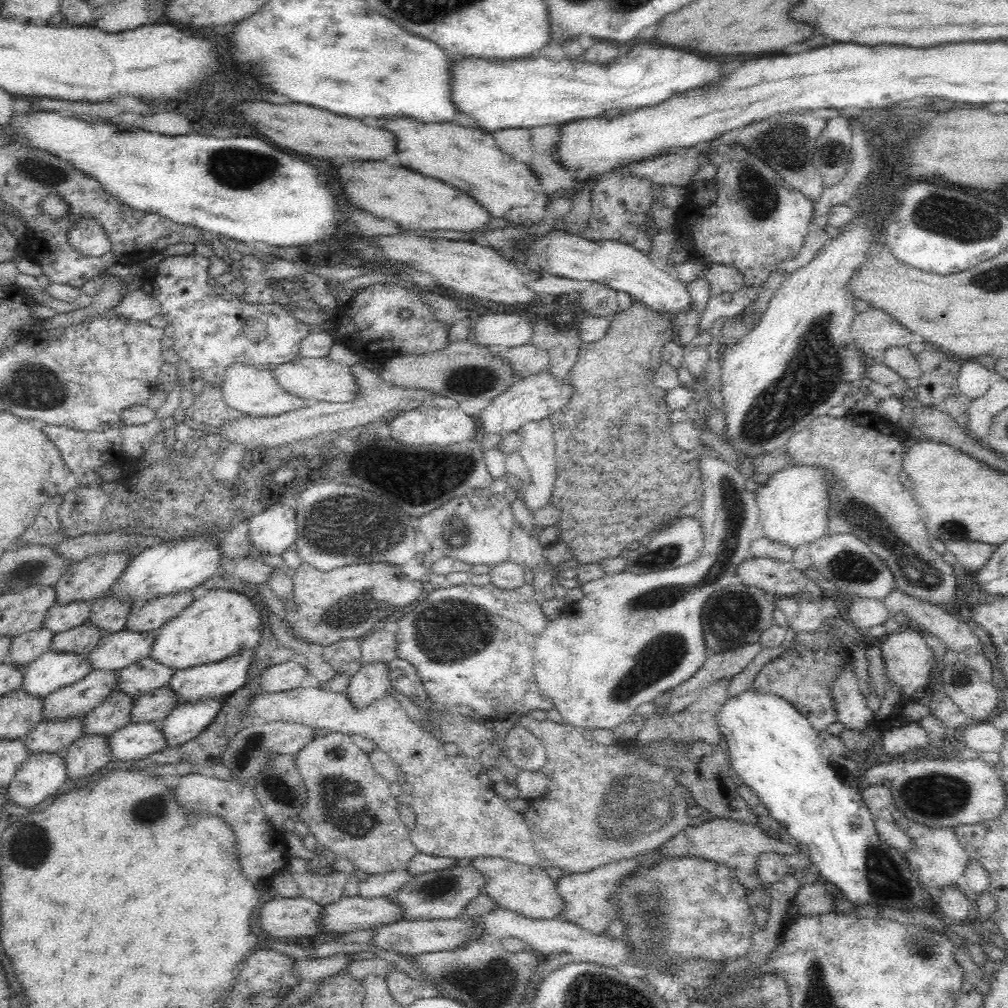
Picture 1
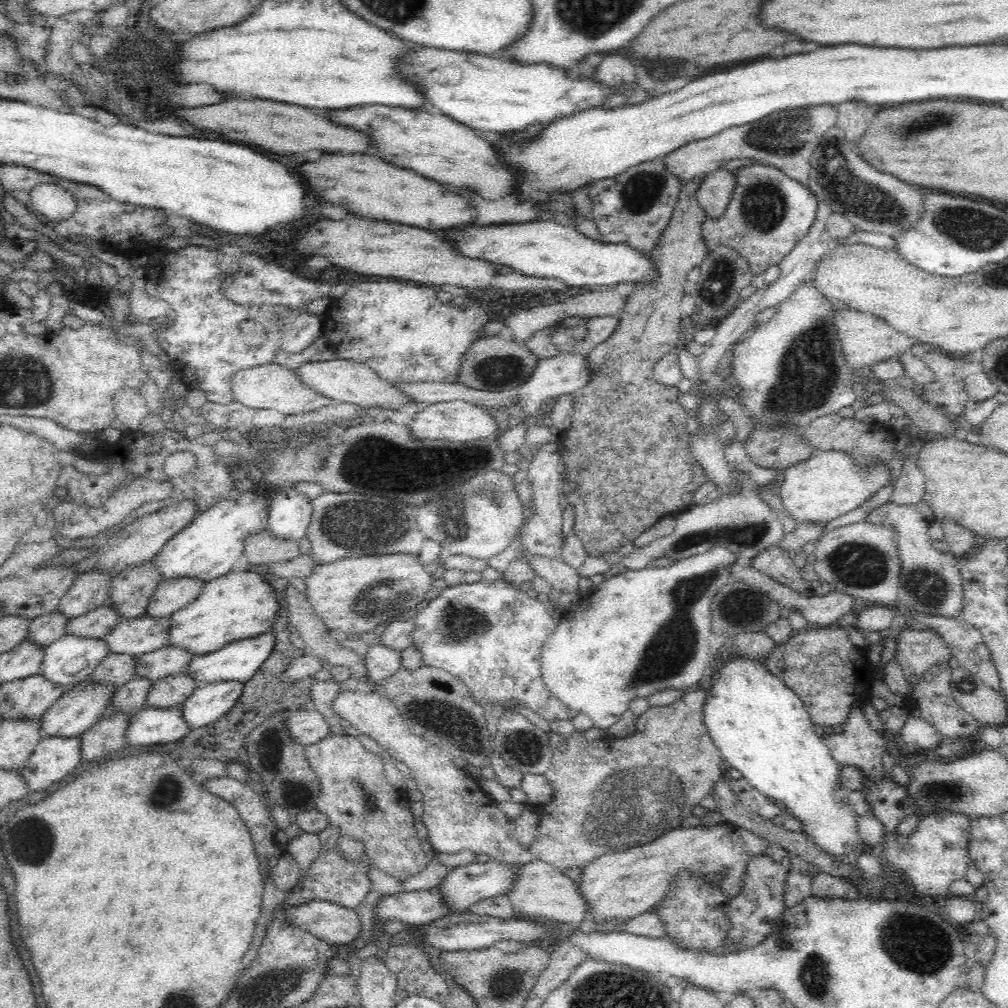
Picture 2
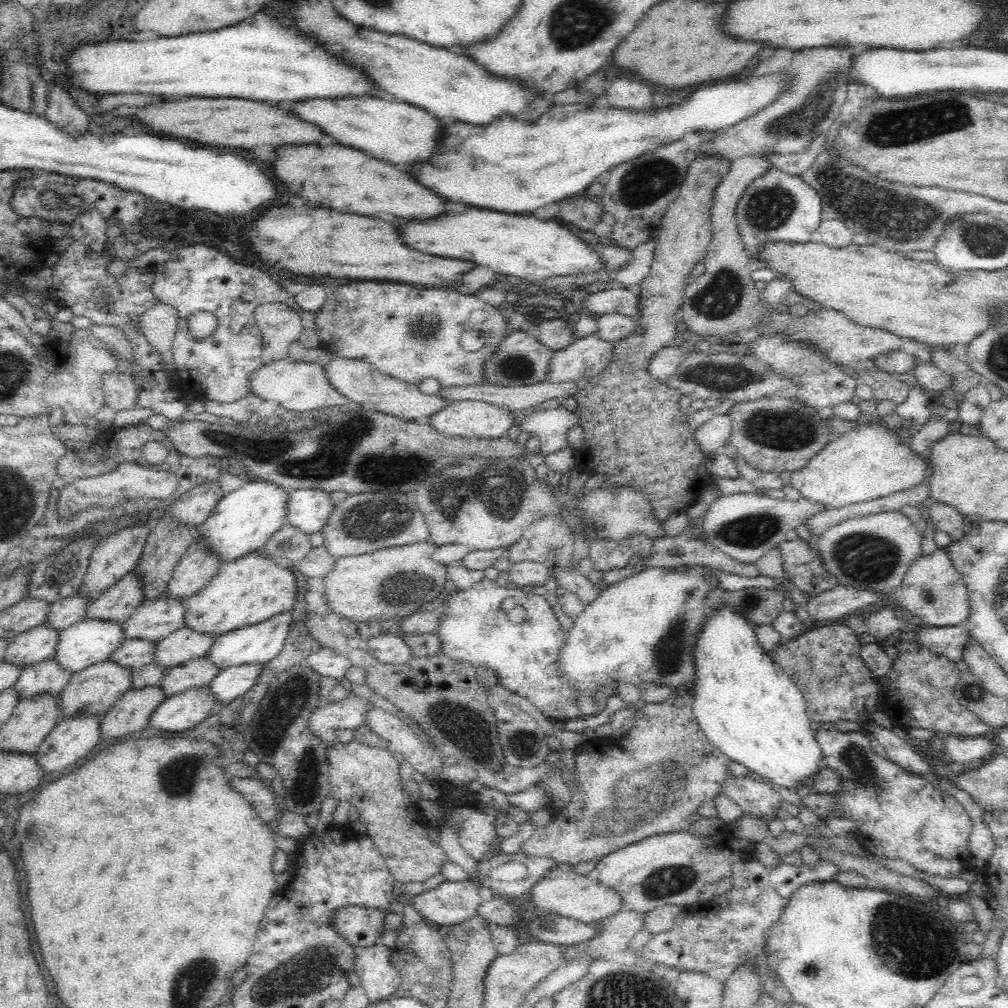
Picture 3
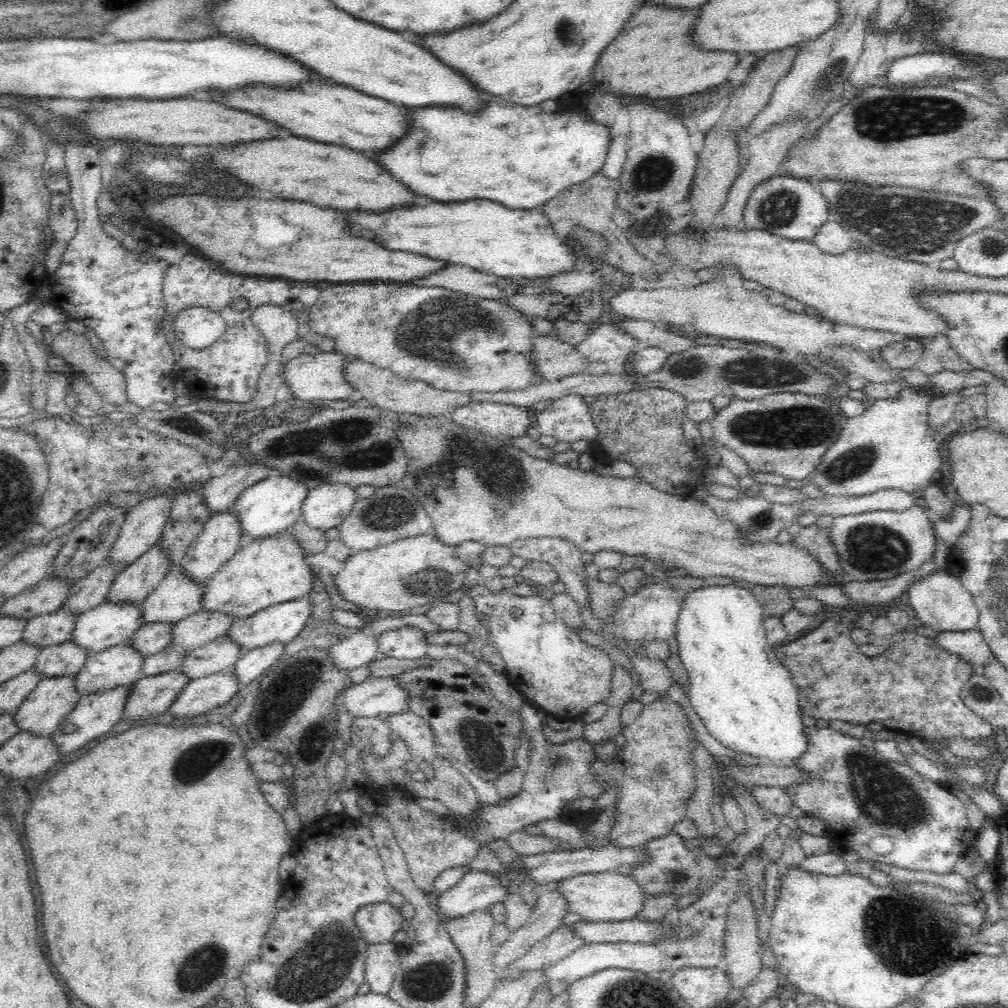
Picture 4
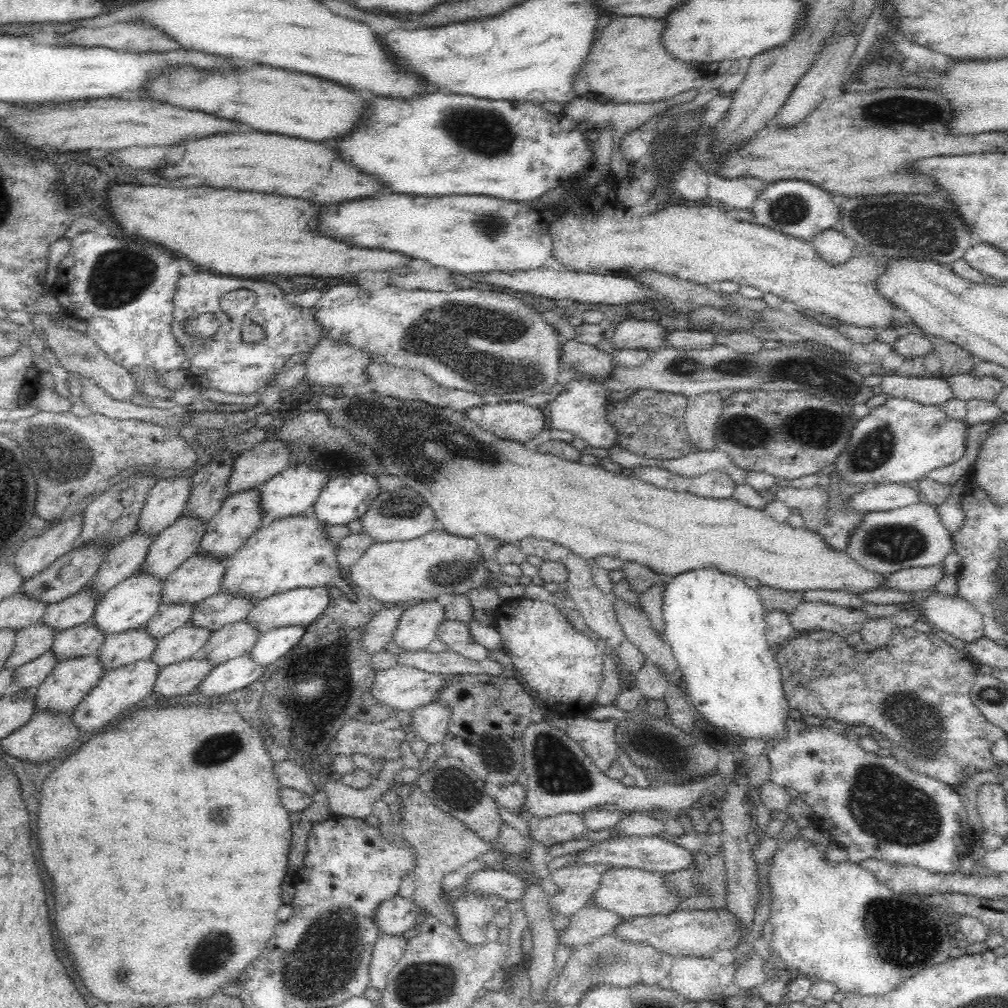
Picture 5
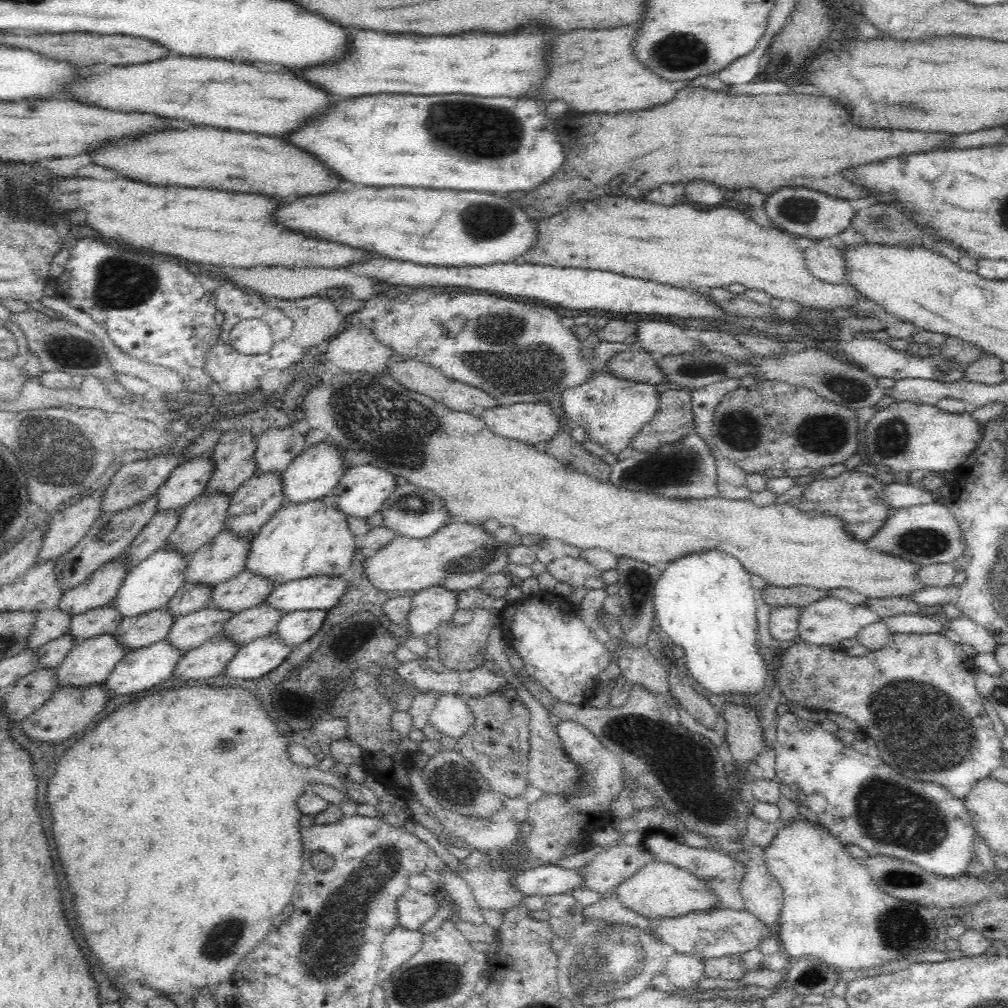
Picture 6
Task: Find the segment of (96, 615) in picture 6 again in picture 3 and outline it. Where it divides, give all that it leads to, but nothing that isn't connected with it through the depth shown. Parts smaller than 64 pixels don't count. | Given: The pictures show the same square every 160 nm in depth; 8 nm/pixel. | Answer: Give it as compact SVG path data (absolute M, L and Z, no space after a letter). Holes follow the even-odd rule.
M52 658L21 669L18 680L11 687L18 700L43 694L58 697L70 682L71 675L58 667L58 661Z

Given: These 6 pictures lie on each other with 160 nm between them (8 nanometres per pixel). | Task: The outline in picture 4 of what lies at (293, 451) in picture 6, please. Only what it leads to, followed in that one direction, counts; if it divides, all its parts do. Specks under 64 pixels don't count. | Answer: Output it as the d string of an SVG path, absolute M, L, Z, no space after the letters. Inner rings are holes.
M245 459L240 464L228 467L224 475L210 477L198 488L199 496L203 499L211 516L214 516L227 511L245 488L250 488L254 482L260 482L274 474L274 470L270 467Z

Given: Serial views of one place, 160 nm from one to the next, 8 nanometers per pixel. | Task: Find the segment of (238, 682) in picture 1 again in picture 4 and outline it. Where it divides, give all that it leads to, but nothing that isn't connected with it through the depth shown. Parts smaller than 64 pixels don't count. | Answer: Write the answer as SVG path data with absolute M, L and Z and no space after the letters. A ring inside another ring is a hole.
M307 597L300 600L289 600L265 608L252 616L234 619L226 636L231 639L231 642L240 647L242 653L252 651L253 648L262 648L272 644L285 646L303 630L302 626L304 626L308 616L310 616L310 601L308 601Z

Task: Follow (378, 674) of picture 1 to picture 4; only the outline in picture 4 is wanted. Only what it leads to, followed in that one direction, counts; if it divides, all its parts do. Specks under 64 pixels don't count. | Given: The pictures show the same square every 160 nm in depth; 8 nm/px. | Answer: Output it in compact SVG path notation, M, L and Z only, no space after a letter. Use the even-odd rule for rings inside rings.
M398 628L382 632L377 638L378 652L395 659L420 659L429 647L425 633L418 628Z

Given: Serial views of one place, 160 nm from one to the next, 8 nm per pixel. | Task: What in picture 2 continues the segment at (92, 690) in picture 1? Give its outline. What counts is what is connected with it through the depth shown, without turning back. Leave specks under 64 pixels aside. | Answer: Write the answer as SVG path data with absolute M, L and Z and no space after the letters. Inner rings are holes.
M107 654L94 672L87 676L78 685L86 683L100 683L106 686L120 686L134 678L134 660L136 657L128 654Z

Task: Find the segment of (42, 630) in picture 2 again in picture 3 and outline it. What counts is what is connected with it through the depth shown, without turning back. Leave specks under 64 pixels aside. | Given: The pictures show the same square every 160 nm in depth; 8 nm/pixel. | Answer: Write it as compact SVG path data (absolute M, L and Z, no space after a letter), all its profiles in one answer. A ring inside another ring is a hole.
M74 594L59 600L57 603L52 603L50 605L50 612L46 614L44 624L57 632L66 630L66 628L82 619L84 610L86 610L86 606L91 601L90 597Z

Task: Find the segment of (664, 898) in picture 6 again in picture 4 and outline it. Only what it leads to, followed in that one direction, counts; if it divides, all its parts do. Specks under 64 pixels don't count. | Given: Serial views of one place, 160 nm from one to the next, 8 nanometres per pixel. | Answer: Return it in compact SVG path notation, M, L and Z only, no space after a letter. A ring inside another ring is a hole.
M621 871L599 872L576 875L556 881L556 891L566 901L568 912L580 916L582 921L621 921L634 919L634 914L642 908L646 896L640 885Z

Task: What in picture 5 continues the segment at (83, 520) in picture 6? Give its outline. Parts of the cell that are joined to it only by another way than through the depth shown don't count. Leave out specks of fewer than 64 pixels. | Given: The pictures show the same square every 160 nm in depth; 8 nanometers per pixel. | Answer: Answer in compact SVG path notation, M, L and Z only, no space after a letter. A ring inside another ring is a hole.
M80 514L64 522L56 522L40 534L30 534L28 540L22 542L22 546L12 556L11 564L20 578L26 580L40 574L74 549L82 524L83 514Z

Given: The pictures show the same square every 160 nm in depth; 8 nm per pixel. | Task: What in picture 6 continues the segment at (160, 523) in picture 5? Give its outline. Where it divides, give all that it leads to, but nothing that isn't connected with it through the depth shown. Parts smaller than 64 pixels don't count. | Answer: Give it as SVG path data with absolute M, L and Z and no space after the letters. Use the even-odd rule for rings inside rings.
M209 457L182 461L157 491L157 512L181 512L190 502L204 493L204 486L214 472Z

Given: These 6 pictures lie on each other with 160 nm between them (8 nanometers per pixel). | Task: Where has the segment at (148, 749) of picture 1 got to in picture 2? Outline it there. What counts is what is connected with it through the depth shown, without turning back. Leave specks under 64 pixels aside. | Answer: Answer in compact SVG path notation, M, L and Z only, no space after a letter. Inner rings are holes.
M180 706L174 708L144 707L131 715L124 732L125 746L146 747L180 740L191 730L182 719Z

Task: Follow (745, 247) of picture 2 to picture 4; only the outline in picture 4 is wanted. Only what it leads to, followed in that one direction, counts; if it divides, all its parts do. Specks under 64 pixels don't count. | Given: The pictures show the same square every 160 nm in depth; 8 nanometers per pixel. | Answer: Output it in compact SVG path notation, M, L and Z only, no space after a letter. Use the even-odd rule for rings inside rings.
M788 174L773 176L756 184L750 192L742 214L743 230L758 229L790 240L812 241L818 229L827 221L828 210L826 197L822 196L815 185Z

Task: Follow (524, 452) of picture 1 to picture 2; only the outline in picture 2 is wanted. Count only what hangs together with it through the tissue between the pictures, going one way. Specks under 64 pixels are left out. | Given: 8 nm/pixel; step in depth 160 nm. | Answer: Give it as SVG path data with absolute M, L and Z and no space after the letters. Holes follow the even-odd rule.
M559 442L540 443L533 447L532 458L526 468L526 480L531 486L534 511L532 518L525 524L521 548L532 552L532 555L542 555L546 559L560 559L560 548L564 547L559 488L561 486L561 461Z

